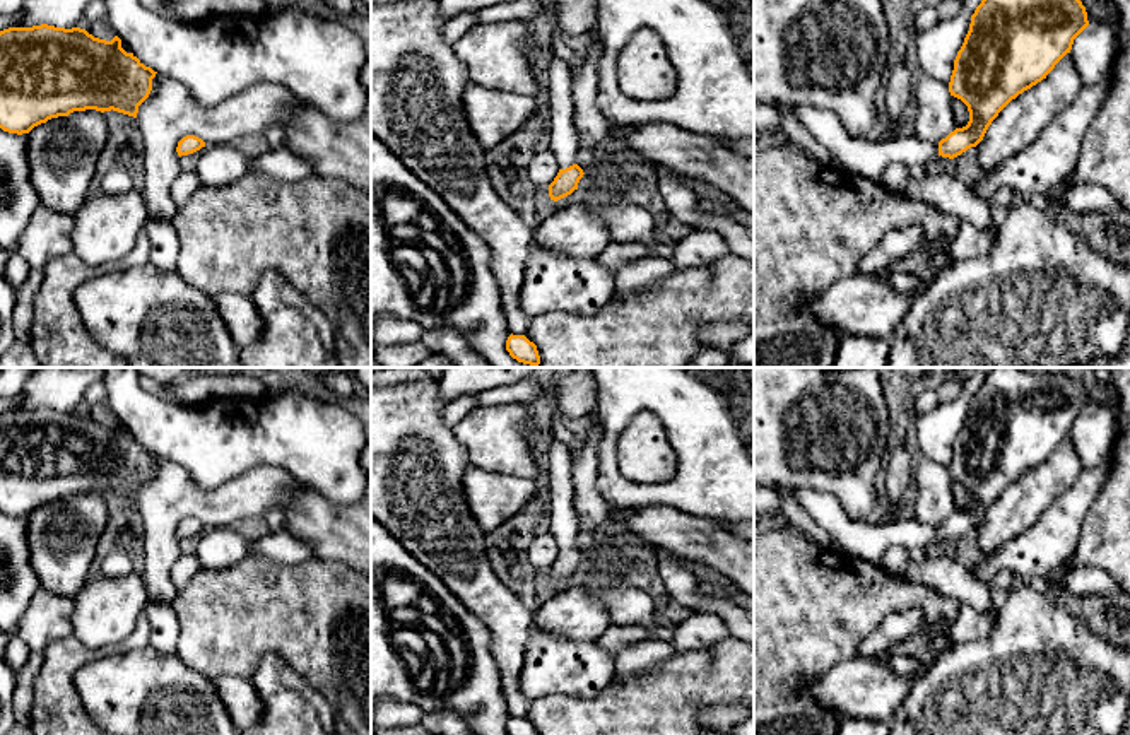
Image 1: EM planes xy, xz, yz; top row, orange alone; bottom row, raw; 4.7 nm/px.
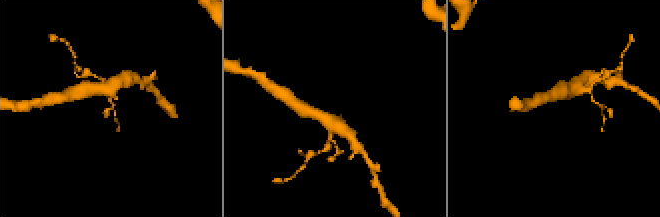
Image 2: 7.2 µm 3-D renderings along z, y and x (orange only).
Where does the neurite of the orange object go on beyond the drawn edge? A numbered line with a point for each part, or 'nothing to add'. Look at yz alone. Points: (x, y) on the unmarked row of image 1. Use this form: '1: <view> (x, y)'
1: yz (864, 540)

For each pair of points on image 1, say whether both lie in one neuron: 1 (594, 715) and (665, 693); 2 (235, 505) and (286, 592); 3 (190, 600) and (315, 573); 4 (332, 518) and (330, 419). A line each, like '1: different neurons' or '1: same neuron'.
1: same neuron
2: different neurons
3: same neuron
4: different neurons

